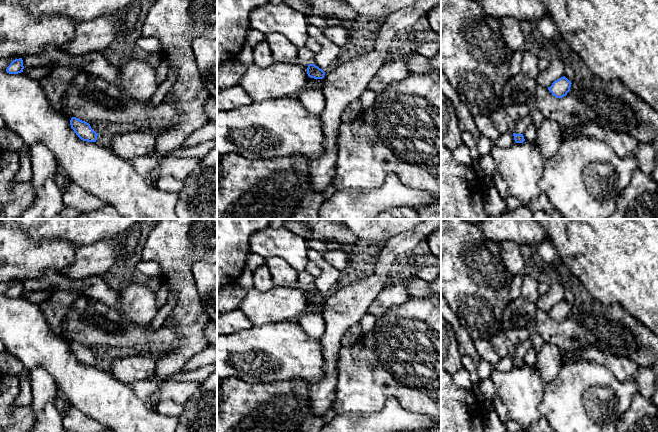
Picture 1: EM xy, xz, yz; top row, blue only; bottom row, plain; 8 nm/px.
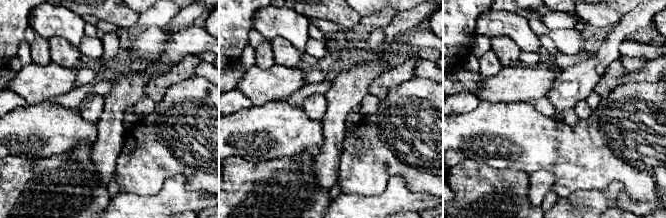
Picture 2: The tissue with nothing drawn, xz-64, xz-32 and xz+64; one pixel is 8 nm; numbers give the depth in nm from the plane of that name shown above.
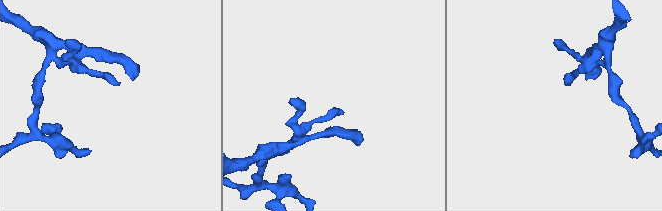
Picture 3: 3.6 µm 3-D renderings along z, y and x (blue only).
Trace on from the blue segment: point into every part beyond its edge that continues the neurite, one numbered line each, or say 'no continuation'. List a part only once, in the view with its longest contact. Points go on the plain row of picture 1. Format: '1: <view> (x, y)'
no continuation

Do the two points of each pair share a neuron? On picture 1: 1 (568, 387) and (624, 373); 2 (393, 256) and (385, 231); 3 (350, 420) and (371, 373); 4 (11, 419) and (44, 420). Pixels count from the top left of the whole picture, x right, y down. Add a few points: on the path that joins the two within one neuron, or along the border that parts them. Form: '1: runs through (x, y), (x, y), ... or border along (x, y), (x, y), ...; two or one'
1: border along (595, 362), (605, 366), (620, 381), (635, 379); two
2: border along (410, 229), (399, 232), (387, 240); two
3: border along (377, 412), (337, 414); two
4: border along (30, 405), (35, 421); two

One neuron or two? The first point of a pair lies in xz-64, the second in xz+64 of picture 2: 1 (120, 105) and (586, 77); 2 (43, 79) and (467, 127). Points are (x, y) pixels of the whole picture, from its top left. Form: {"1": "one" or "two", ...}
{"1": "one", "2": "two"}

